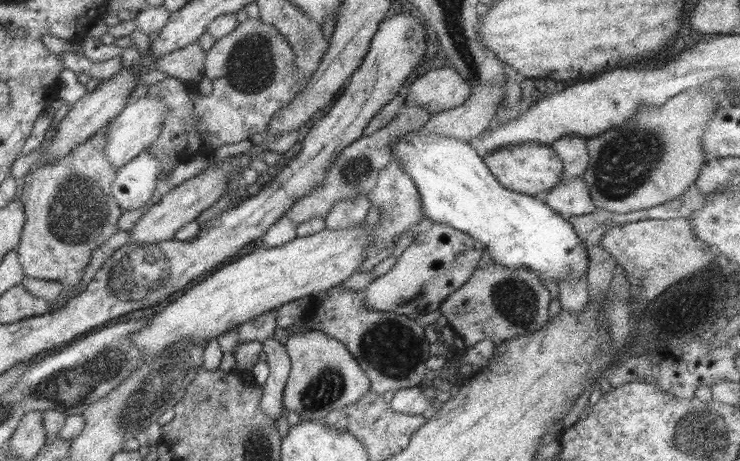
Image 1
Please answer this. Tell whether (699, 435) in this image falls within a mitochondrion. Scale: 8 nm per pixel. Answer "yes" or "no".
yes

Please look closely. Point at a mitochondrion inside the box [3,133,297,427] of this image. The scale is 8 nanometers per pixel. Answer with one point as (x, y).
(80, 211)

